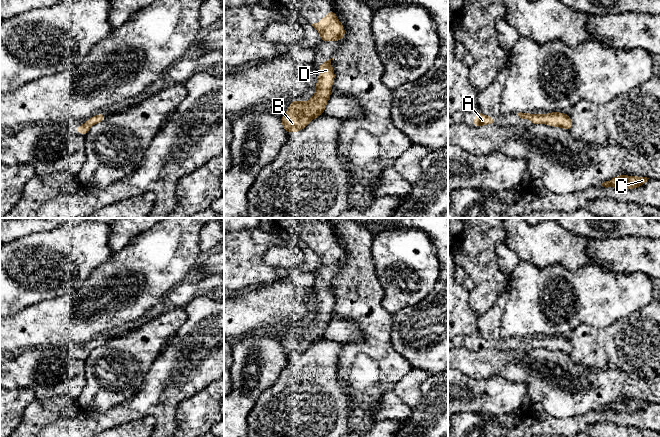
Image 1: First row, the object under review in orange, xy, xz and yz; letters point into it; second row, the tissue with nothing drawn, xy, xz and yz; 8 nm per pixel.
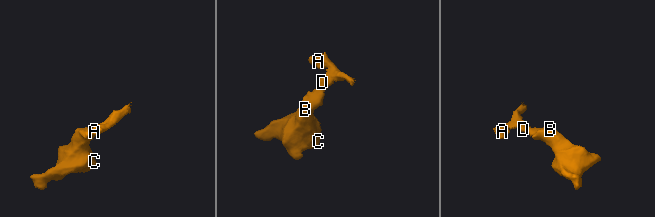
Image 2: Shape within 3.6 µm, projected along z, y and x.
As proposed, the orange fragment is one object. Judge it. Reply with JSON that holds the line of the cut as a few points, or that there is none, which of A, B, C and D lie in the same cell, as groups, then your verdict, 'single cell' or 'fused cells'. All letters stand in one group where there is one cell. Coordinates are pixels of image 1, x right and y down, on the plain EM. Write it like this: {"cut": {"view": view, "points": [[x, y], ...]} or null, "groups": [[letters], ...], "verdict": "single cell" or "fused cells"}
{"cut": null, "groups": [["A", "B", "C", "D"]], "verdict": "single cell"}

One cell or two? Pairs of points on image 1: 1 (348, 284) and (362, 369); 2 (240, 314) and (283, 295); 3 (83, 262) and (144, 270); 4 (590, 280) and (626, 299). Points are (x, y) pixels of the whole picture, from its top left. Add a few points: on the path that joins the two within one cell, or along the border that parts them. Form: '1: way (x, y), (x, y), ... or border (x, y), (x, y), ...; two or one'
1: way (363, 305), (364, 316), (369, 321), (369, 348); one
2: way (251, 312), (272, 306); one
3: border (112, 253), (84, 281); two
4: way (599, 289), (606, 296), (617, 296); one

